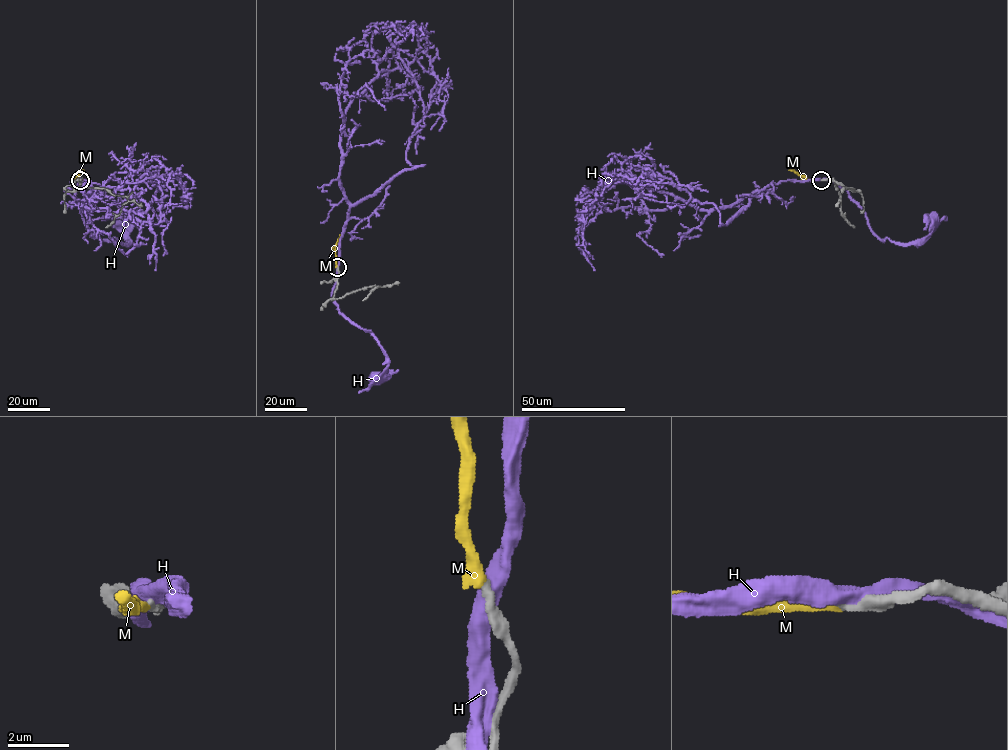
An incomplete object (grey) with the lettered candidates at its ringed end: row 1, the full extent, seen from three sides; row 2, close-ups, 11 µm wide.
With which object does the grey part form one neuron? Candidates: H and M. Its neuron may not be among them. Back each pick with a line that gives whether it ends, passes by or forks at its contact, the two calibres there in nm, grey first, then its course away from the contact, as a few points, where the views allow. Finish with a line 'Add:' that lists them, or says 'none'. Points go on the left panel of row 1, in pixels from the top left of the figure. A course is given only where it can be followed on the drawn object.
Add: none

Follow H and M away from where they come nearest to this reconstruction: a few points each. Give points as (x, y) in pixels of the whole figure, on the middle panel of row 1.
H: (337, 268), (332, 294), (337, 309), (368, 331), (388, 359), (386, 375), (378, 378)
M: (337, 267), (335, 249), (340, 234)

